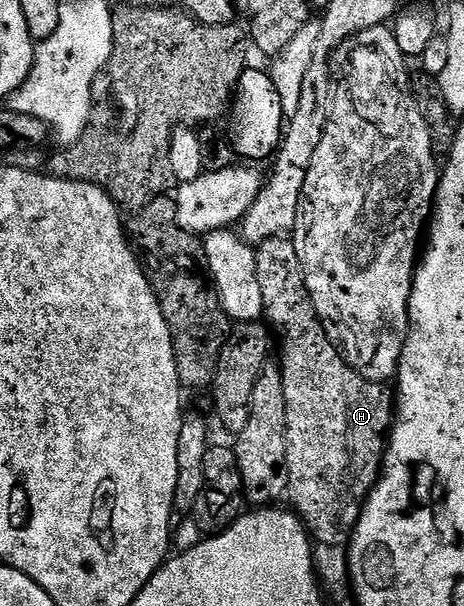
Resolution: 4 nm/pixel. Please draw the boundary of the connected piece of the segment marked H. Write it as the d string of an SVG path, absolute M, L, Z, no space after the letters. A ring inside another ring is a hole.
M275 237L257 244L258 275L263 290L264 319L282 342L282 380L284 401L288 401L286 440L288 441L288 503L306 525L315 544L342 549L354 536L362 516L362 507L370 490L378 484L388 440L396 422L396 395L385 383L368 383L364 376L346 364L341 351L328 337L326 324L318 318L312 297L306 288L304 269L290 237Z

